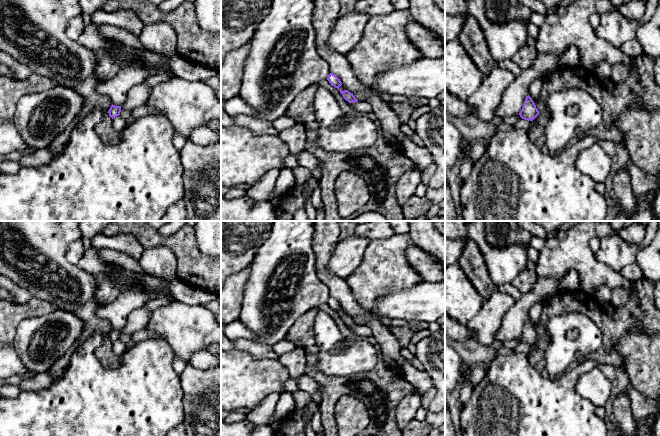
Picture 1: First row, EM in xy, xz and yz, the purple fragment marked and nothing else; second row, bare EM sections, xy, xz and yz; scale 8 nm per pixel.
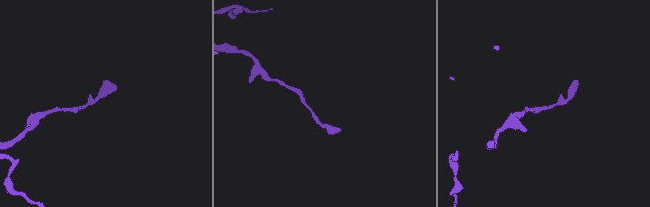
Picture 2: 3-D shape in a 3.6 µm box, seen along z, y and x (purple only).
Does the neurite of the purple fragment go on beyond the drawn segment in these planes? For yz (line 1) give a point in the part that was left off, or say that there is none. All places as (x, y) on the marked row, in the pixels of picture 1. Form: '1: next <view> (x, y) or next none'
1: next none

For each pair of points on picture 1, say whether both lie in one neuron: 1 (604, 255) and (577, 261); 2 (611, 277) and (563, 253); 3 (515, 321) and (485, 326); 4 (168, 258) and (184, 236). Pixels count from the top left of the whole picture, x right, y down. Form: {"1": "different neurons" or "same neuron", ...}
{"1": "different neurons", "2": "same neuron", "3": "different neurons", "4": "different neurons"}

